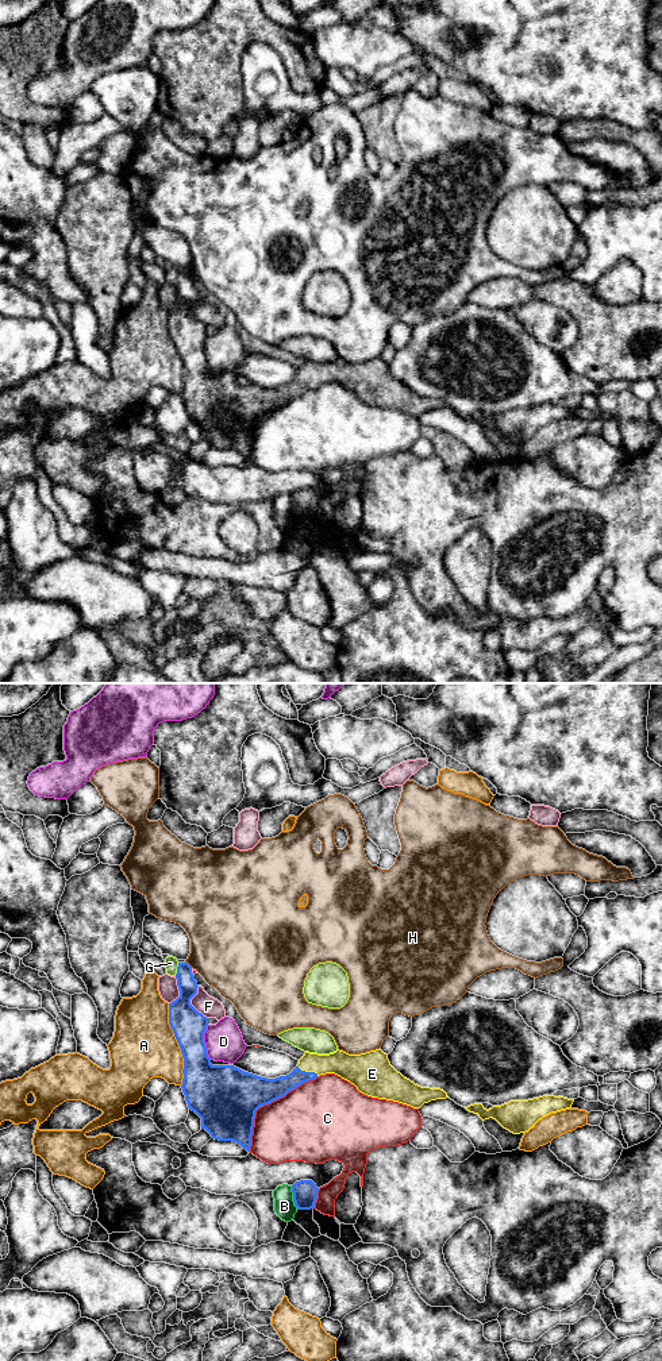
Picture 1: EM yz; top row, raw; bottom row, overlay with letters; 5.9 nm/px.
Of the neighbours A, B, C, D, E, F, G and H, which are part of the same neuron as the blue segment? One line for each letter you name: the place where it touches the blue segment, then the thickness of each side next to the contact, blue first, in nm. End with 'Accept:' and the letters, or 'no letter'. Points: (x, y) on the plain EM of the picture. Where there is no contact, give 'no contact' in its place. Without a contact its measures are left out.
E: yz (307, 381) | 140/150 nm
Accept: E

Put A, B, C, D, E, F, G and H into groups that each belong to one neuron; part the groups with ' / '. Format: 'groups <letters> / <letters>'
groups A / B / C / D / E / F / G / H

